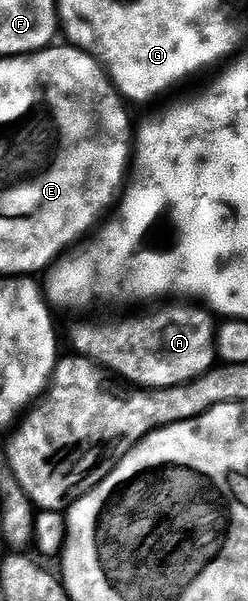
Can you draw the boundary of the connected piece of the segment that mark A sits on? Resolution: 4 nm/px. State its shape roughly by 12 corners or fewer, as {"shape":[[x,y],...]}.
{"shape":[[204,311],[76,327],[71,350],[140,389],[217,366]]}

